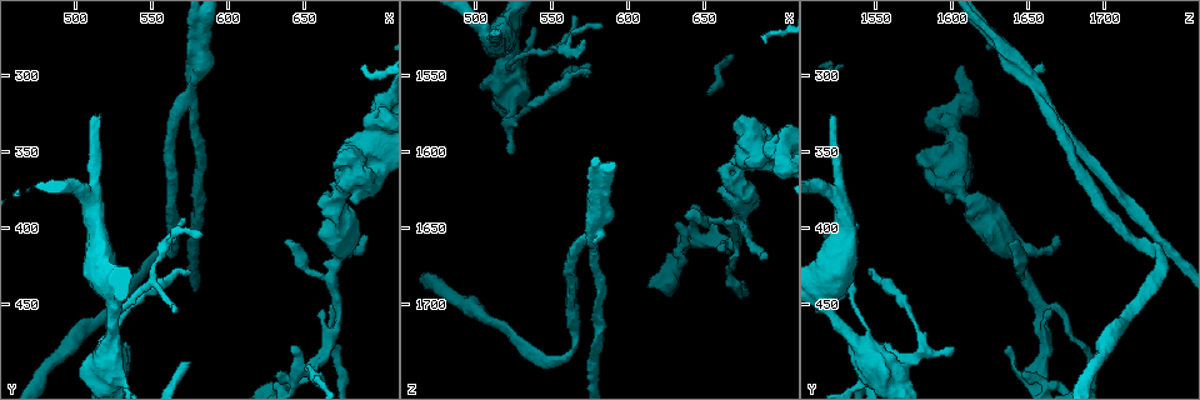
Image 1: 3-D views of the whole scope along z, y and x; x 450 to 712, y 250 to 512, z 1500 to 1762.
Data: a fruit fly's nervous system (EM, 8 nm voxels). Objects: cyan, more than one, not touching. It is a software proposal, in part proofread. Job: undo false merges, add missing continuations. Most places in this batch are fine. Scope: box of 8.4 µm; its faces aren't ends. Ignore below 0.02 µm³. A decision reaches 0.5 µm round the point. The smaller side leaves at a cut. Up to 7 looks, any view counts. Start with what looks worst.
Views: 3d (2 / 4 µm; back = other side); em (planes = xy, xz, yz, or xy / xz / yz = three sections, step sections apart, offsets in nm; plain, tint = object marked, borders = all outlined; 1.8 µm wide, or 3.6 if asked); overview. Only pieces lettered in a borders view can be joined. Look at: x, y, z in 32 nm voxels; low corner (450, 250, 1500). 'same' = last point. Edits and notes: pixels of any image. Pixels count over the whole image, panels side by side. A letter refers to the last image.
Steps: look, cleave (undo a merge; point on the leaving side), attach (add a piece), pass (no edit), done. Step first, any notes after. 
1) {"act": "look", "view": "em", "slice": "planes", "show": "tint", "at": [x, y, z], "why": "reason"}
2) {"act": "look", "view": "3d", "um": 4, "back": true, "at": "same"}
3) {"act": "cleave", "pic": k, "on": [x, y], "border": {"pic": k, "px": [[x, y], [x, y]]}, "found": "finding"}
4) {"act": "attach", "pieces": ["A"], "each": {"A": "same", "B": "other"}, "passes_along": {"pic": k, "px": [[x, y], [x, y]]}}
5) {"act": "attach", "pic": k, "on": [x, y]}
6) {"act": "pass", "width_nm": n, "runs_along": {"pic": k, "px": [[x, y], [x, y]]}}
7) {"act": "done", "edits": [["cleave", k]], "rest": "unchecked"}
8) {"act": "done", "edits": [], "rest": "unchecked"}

{"act": "look", "view": "em", "slice": "planes", "show": "borders", "at": [694, 362, 1608], "why": "sharp bend"}

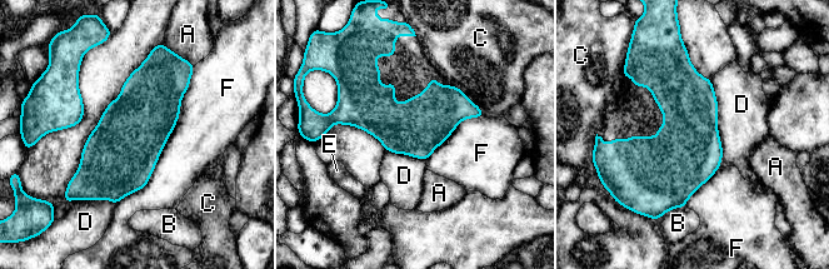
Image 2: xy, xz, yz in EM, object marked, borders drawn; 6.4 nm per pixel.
{"act": "pass", "longest_contact_nm": ["F", 1000], "each": {"A": "other", "B": "other", "C": "other", "D": "other", "E": "other", "F": "other"}, "border": {"pic": 2, "px": [[710, 80], [717, 101], [720, 167]]}, "found": "all the same neuron"}

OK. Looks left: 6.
{"act": "look", "view": "3d", "um": 2, "at": [644, 488, 1640]}

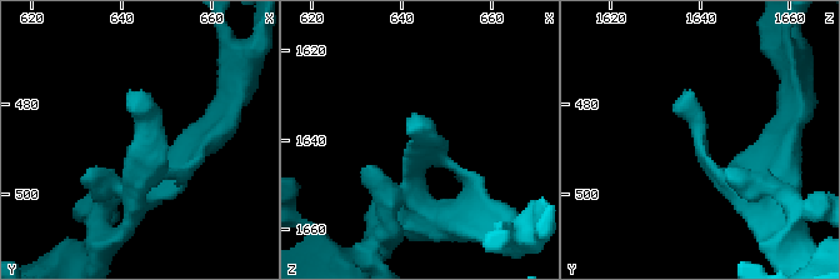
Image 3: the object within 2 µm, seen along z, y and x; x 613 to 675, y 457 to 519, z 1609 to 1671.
{"act": "look", "view": "em", "slice": "planes", "show": "tint", "at": [644, 489, 1641]}

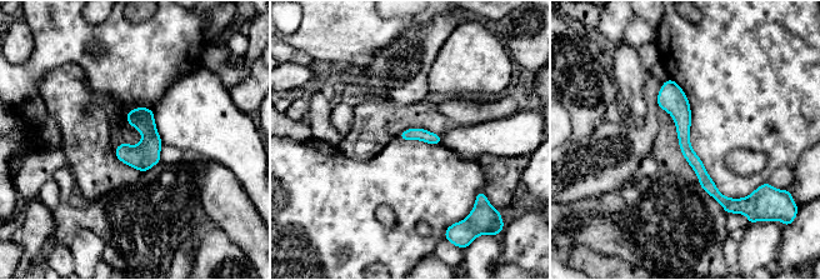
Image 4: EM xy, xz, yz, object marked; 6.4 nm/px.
{"act": "look", "view": "em", "slice": "planes", "show": "borders", "at": "same", "why": "see the neighbours"}

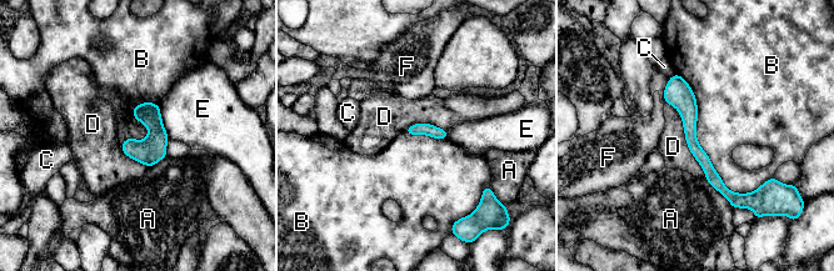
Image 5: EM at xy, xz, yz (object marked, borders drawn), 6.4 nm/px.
{"act": "pass", "longest_contact_nm": ["B", 900], "each": {"A": "other", "B": "other", "C": "other", "D": "other", "E": "other", "F": "other"}, "border": {"pic": 5, "px": [[675, 73], [724, 185], [770, 179]]}, "found": "one neuron here"}

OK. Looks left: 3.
{"act": "look", "view": "3d", "um": 2, "at": [514, 324, 1518], "why": "branch stops here"}

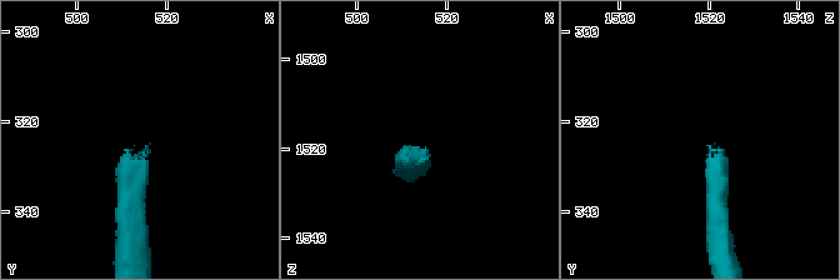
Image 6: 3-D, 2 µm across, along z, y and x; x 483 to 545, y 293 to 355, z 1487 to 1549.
{"act": "look", "view": "em", "slice": "planes", "show": "borders", "at": [515, 326, 1520], "why": "need the tissue"}

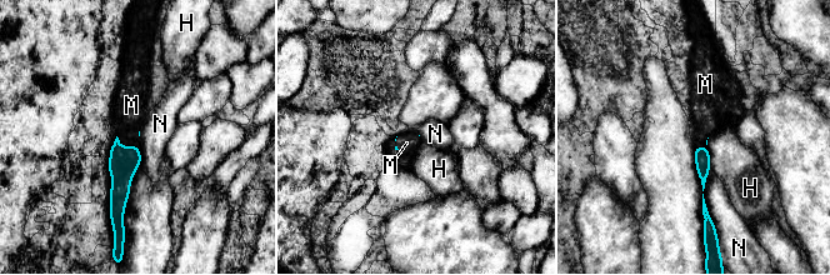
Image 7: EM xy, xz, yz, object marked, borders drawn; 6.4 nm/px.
{"act": "attach", "pieces": ["M"], "each": {"H": "other", "M": "same", "N": "other"}, "passes_along": {"pic": 7, "px": [[123, 164], [125, 146], [131, 109]]}, "found": "it goes on there"}

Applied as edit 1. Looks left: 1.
{"act": "done", "edits": [["attach", 7]], "rest": "unchecked"}

